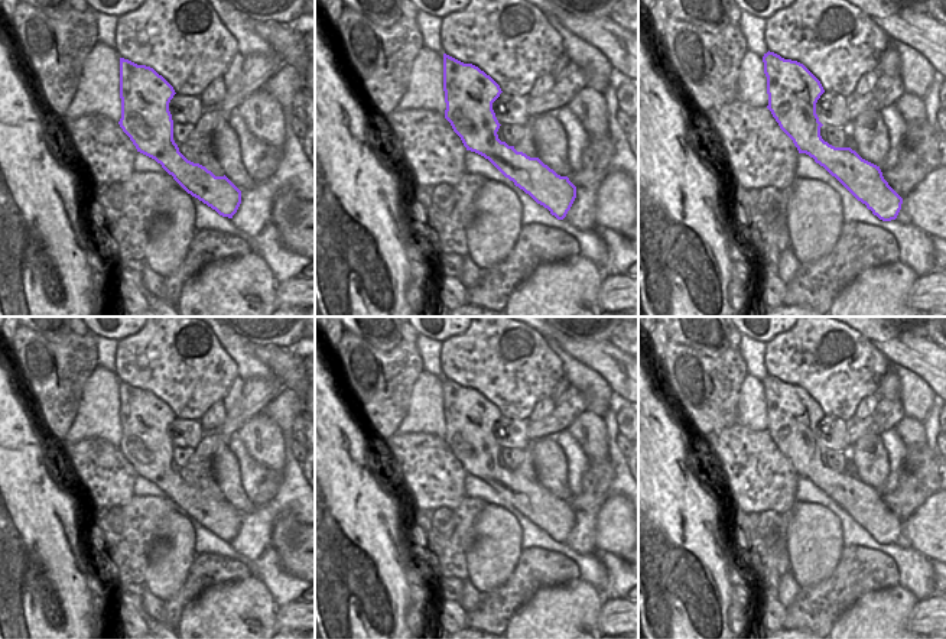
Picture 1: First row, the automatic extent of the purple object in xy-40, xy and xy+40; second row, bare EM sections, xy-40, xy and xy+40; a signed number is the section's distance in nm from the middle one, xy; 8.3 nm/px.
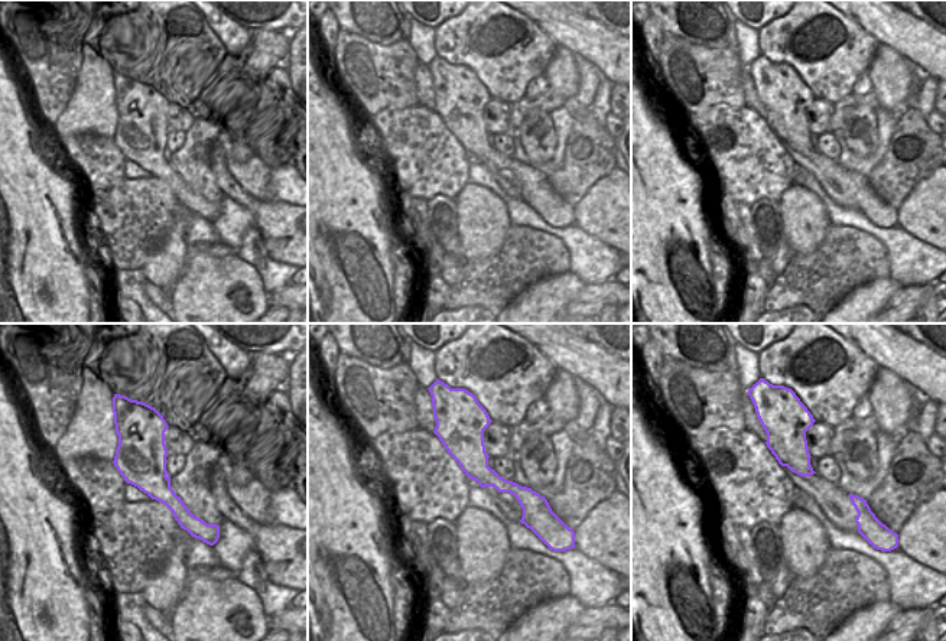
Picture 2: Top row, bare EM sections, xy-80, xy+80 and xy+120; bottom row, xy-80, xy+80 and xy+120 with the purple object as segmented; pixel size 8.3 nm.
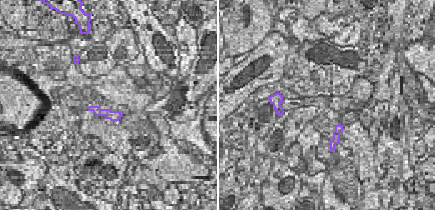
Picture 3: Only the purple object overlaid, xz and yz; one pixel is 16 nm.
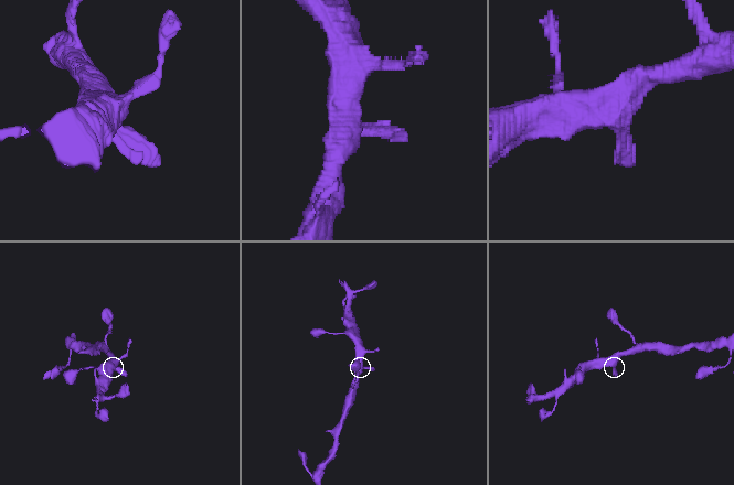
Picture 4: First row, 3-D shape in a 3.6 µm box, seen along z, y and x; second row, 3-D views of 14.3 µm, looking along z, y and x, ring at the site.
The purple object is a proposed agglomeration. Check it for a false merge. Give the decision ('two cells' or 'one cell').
one cell

